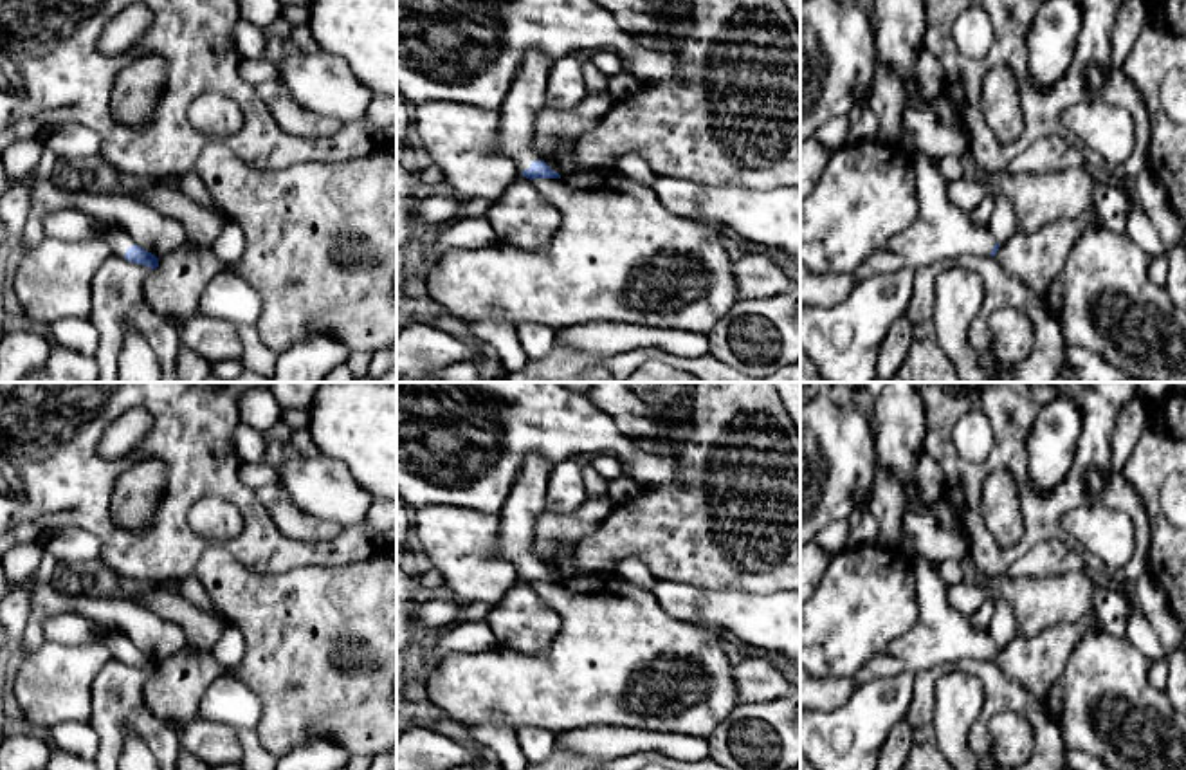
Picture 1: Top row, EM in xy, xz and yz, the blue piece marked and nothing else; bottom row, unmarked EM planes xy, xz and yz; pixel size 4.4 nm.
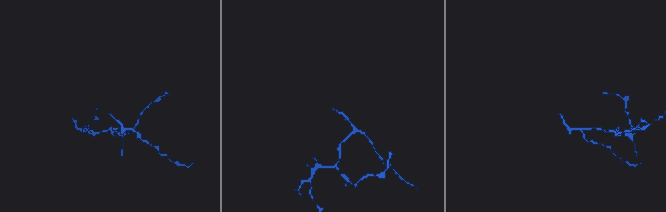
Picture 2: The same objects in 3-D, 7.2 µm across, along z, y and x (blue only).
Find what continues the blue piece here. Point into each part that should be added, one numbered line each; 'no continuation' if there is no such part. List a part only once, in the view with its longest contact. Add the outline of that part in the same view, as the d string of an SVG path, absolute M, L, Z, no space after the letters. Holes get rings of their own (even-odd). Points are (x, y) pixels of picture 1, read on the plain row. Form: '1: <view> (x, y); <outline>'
1: xz (518, 518); M528 454L497 512L496 555L514 566L517 579L528 573L534 564L543 564L534 554L534 541L537 519L544 512L544 490L552 467L548 460Z

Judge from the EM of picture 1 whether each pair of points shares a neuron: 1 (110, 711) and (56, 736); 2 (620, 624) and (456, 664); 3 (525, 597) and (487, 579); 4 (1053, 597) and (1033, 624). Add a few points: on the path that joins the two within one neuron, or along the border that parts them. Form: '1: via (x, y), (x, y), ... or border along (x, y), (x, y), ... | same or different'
1: border along (87, 722), (96, 734), (98, 751) | different
2: via (579, 666), (574, 671), (498, 671) | same
3: border along (516, 577), (516, 583), (492, 606) | different
4: via (1046, 604), (1033, 617) | same

